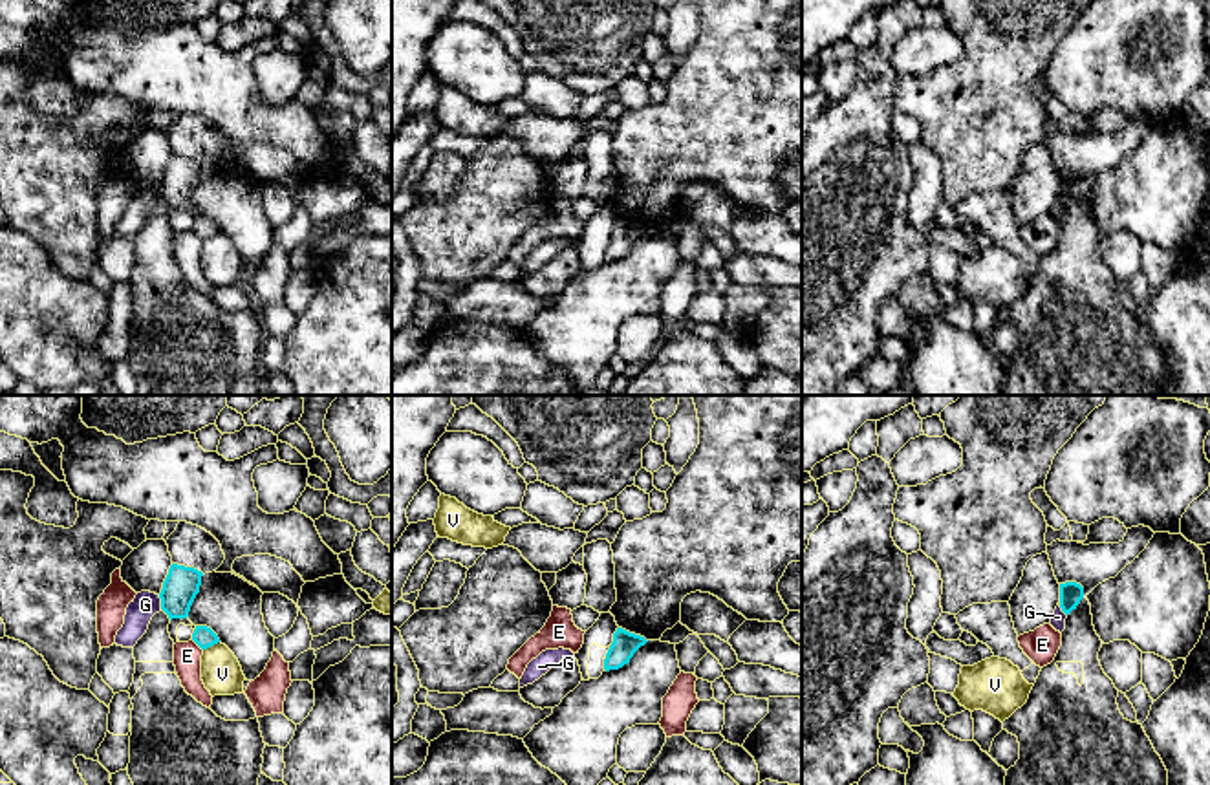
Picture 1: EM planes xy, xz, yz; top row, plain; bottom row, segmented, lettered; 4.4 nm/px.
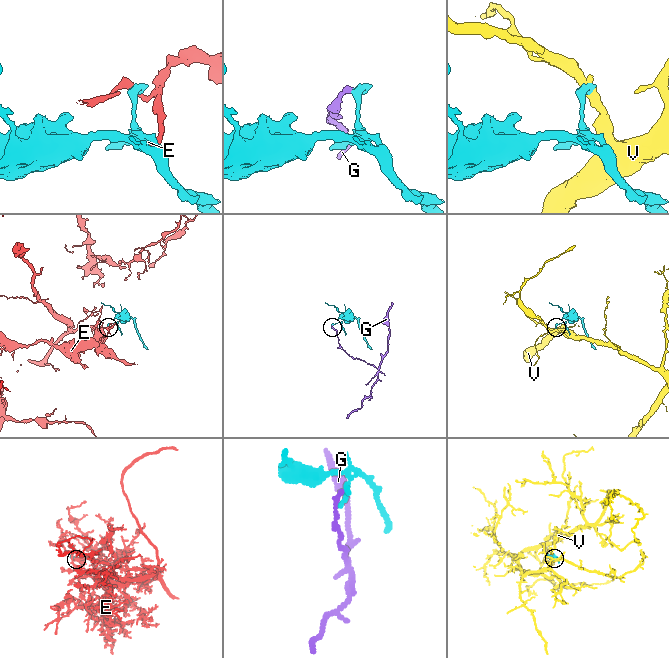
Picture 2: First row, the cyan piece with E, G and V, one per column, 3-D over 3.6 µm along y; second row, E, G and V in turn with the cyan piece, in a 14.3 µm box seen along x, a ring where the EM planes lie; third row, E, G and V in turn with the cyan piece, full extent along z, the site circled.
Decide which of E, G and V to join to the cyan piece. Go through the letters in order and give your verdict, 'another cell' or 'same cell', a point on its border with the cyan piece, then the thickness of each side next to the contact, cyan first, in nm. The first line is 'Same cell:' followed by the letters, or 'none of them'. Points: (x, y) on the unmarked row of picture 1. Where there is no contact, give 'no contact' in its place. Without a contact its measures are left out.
Same cell: none of them
E: another cell; contact xy (196, 233); calibres 90 and 130 nm
G: another cell; contact xy (162, 193); calibres 160 and 120 nm
V: another cell; contact xy (211, 235); calibres 90 and 180 nm

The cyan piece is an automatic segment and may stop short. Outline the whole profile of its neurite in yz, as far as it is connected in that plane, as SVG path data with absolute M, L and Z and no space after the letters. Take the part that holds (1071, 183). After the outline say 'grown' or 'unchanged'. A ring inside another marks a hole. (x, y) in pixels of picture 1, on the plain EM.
M1076 172L1060 174L1060 198L1069 205L1084 188L1084 177Z | unchanged

